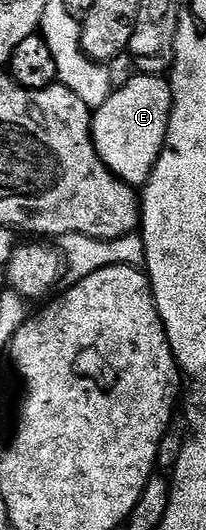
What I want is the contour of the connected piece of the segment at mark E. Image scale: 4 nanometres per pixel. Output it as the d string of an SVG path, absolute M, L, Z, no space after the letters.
M136 74L129 83L114 89L111 97L94 109L91 137L101 162L114 176L132 186L147 183L165 146L171 117L171 82L163 76Z

